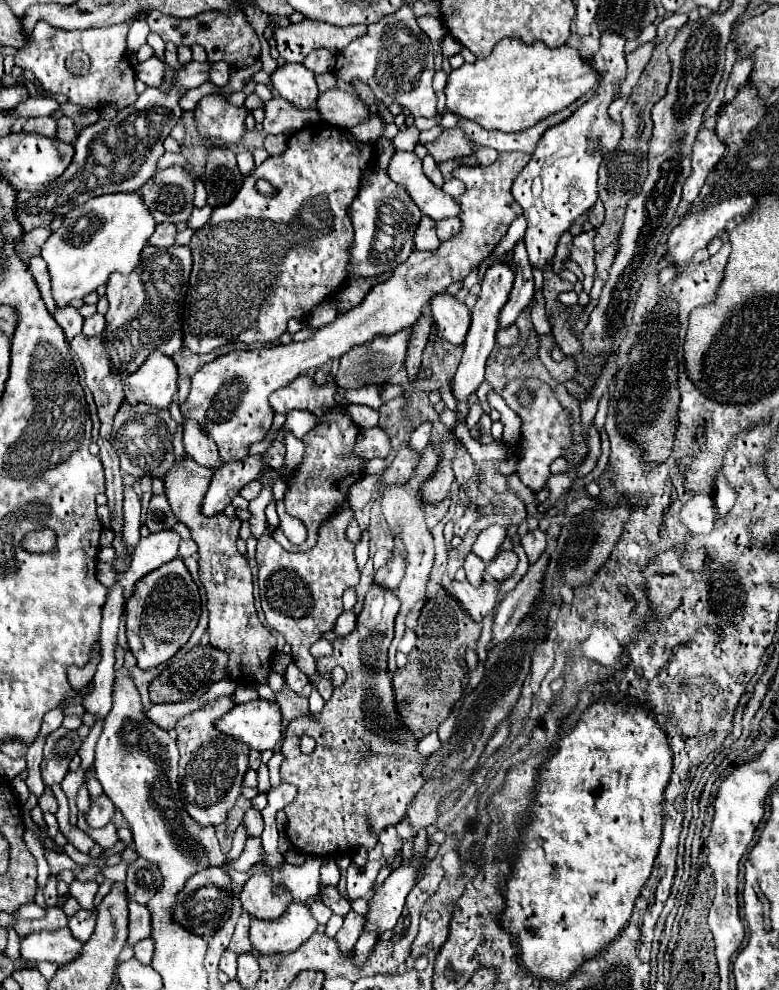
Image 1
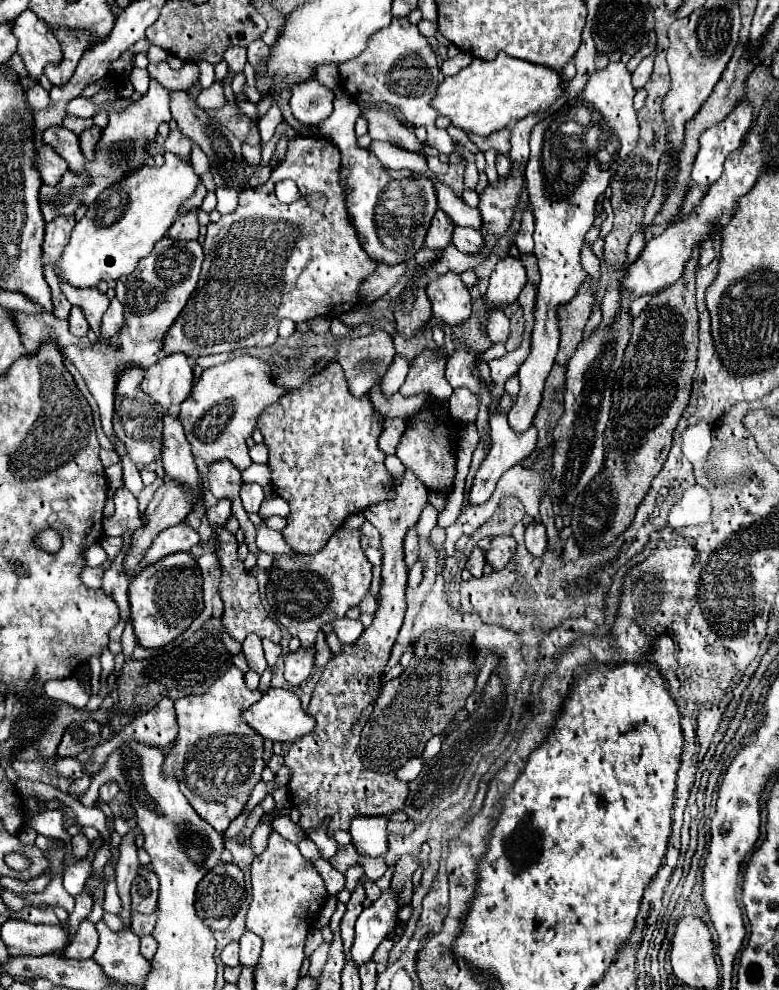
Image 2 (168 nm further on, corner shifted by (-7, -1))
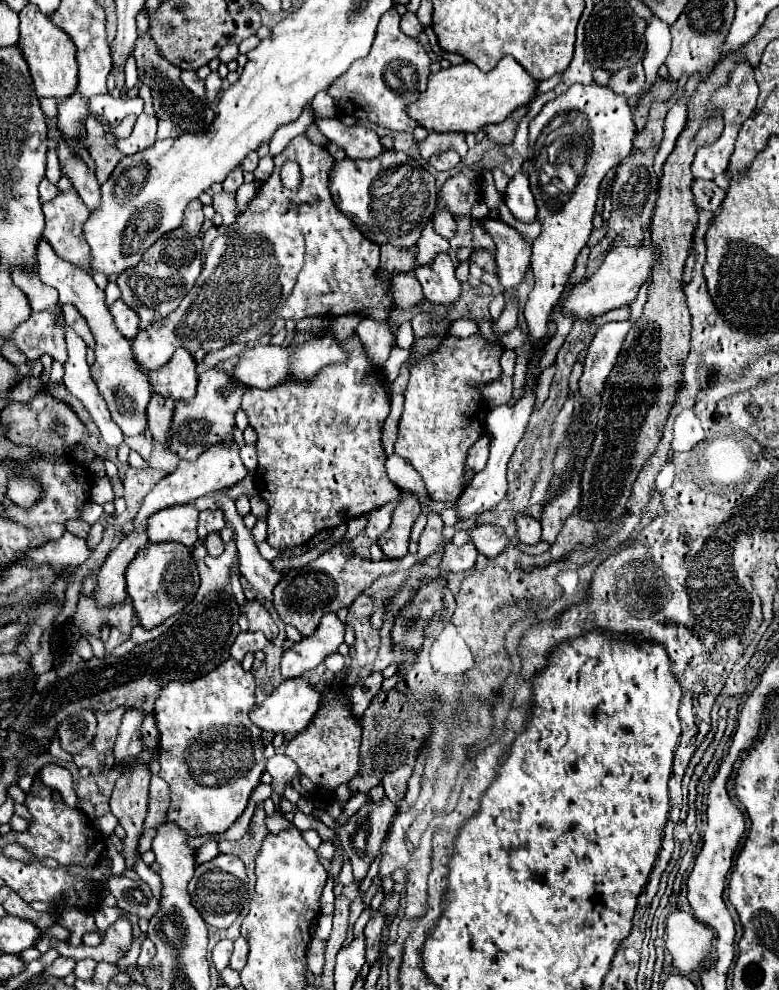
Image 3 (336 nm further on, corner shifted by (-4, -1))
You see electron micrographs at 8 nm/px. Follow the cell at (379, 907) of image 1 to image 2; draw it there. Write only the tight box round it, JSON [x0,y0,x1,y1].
[352,888,400,966]

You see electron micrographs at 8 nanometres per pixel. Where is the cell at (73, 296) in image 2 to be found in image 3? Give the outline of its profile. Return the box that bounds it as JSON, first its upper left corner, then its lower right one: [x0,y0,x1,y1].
[37,238,151,436]

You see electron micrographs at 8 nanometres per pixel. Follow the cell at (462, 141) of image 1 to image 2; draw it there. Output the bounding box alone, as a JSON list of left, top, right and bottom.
[468,130,510,154]

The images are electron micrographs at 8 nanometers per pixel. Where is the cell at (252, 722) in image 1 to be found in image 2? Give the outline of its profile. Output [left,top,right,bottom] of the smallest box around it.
[242,688,314,742]

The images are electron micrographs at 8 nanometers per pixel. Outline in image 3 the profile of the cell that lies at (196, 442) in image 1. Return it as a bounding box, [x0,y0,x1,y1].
[217,496,289,600]

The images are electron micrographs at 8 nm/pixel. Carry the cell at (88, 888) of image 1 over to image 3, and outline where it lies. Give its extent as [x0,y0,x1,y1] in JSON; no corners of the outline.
[49,916,133,964]

